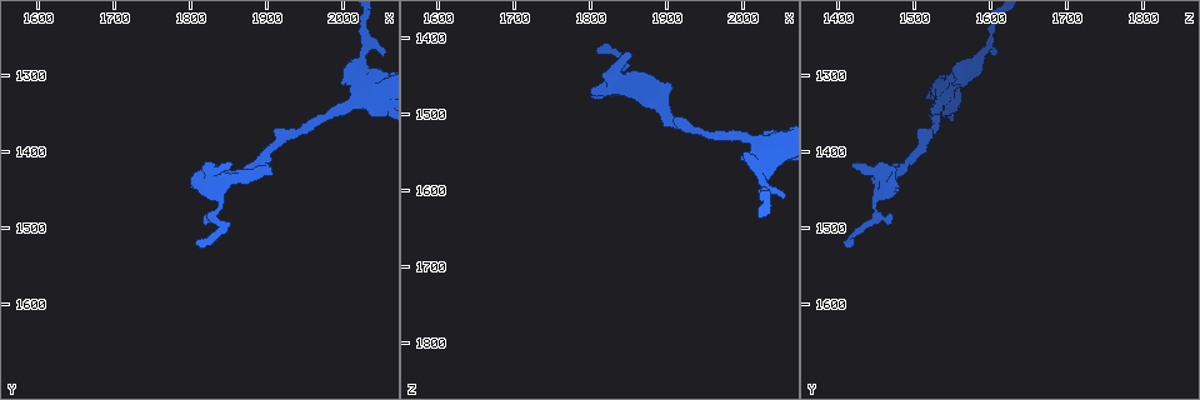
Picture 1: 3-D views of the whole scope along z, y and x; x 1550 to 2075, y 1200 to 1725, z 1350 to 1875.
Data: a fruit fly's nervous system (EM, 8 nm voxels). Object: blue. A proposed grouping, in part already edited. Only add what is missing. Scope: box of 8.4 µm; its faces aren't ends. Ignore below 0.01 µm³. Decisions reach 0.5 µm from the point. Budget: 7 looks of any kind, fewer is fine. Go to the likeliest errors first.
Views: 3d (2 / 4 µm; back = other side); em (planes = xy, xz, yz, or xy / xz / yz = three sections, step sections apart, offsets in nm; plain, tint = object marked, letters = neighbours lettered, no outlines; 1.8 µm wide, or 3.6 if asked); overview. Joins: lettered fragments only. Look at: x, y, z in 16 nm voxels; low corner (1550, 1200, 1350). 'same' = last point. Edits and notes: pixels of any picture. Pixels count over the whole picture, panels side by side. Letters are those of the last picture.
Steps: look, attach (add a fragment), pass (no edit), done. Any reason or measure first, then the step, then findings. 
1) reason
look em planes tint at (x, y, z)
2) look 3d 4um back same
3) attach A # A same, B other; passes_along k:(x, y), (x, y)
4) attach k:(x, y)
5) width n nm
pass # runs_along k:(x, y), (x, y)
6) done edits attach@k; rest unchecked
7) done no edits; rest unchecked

an open end
look em yz step 4 tint at (2005, 1295, 1550)

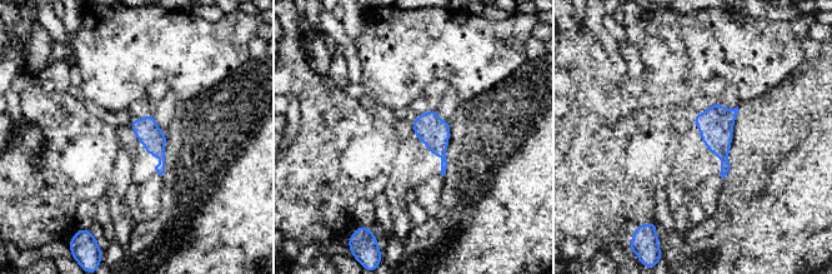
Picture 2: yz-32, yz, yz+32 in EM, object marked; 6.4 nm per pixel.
cut it another way
look em planes letters same

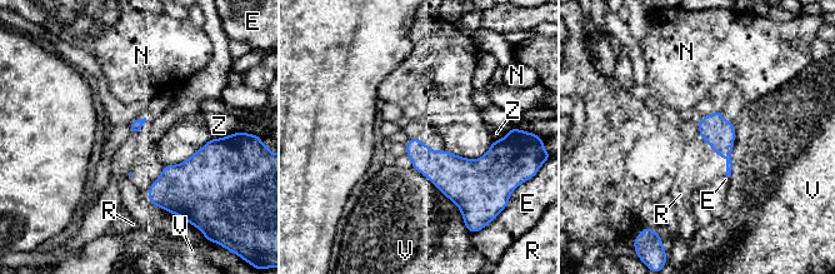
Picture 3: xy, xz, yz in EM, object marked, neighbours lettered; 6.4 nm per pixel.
pass # E other, N other, R other, V other, Z other; border 3:(735, 121), (731, 174), (728, 178); none of them fits

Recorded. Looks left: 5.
tapers out
look em xy step 16 letters at (1810, 1525, 1415)

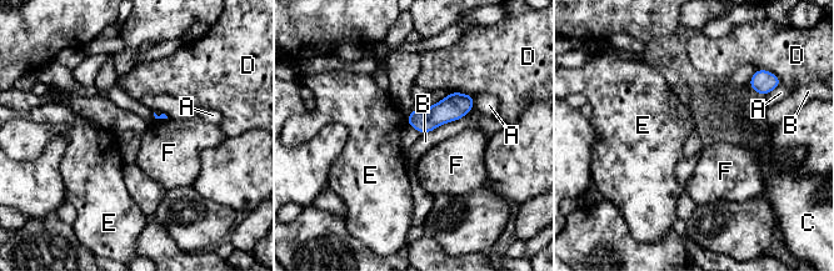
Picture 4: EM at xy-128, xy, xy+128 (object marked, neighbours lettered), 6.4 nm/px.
another direction
look em xz step 16 letters same

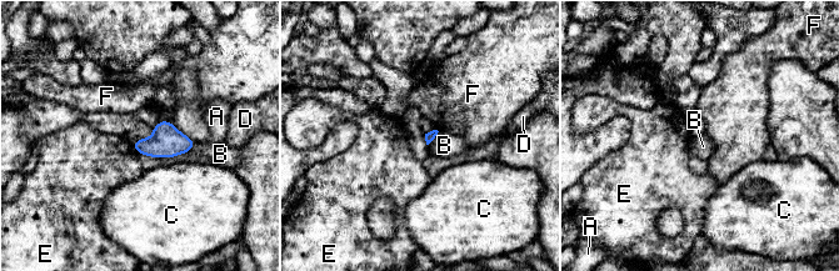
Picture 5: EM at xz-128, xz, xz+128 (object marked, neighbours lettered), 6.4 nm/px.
pass # A other, B other, C other, D other, E other, F other; border 5:(438, 131), (428, 145); no lettered fragment goes on from it

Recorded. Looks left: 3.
an open end
look 3d 4um at (1805, 1425, 1475)

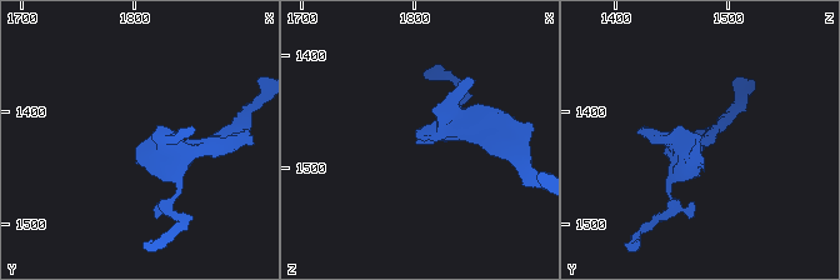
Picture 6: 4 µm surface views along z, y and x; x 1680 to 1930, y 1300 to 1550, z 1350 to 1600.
now the EM
look em yz step 16 tint at (1808, 1428, 1474)

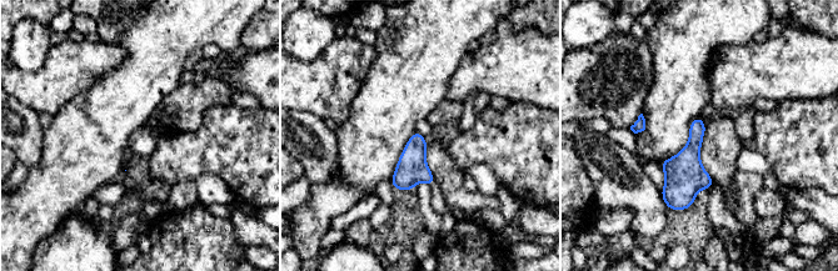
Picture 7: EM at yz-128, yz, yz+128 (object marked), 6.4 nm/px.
cut it another way
look em planes letters same

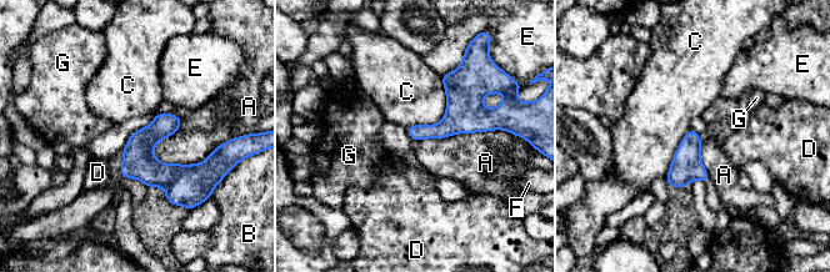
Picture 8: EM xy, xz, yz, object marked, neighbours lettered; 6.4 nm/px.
pass # A other, B other, C other, D other, E other, F other, G other; border 8:(221, 142), (193, 164), (151, 152); none of them fits

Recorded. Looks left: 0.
done no edits; rest unchecked

